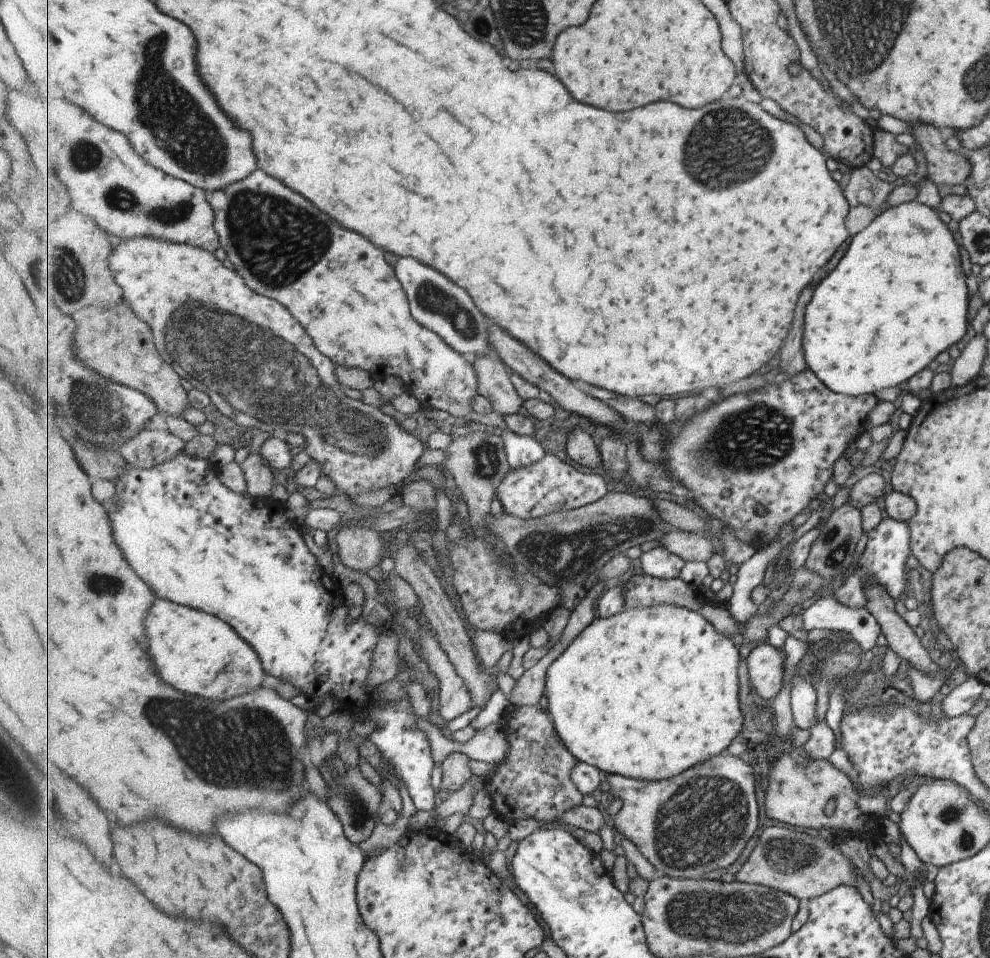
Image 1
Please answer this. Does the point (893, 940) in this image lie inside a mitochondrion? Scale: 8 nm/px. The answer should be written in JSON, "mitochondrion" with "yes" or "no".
{"mitochondrion":"no"}

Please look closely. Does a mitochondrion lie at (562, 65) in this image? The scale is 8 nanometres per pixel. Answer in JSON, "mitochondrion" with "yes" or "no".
{"mitochondrion":"no"}

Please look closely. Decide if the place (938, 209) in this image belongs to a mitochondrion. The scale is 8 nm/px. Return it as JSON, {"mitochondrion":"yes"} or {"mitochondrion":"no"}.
{"mitochondrion":"no"}

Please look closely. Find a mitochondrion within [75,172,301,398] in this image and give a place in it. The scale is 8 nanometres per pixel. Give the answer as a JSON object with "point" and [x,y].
{"point":[123,200]}

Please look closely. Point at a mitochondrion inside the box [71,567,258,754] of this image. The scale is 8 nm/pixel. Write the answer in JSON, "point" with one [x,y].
{"point":[226,670]}

